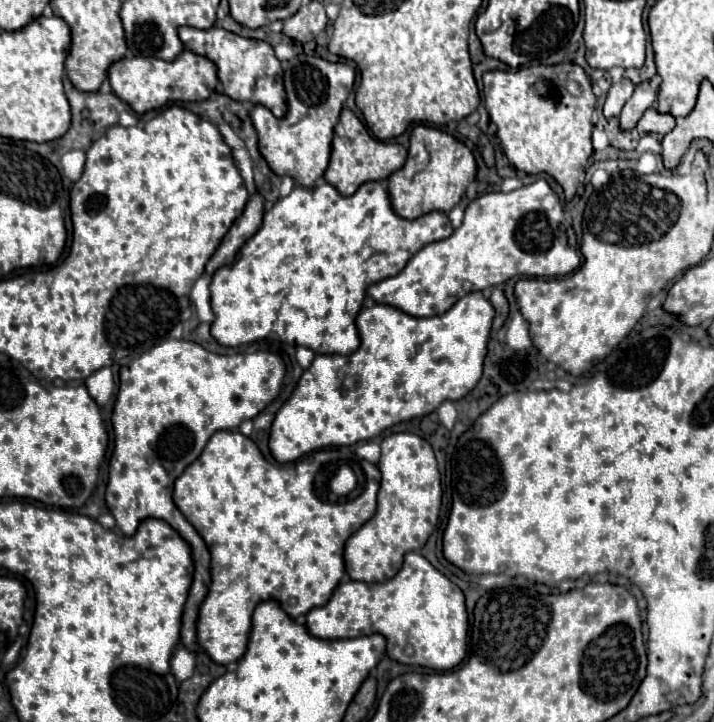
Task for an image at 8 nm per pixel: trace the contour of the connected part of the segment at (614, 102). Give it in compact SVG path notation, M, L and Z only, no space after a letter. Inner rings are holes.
M621 79L619 83L613 83L609 93L607 93L607 101L603 107L603 115L605 117L619 117L625 101L631 97L635 85L629 79Z

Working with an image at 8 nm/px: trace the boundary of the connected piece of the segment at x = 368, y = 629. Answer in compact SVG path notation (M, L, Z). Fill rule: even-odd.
M407 553L401 571L387 583L361 583L349 581L341 583L327 605L315 607L307 615L307 629L319 639L353 639L357 635L381 633L387 637L387 655L399 663L421 665L437 671L447 671L457 667L467 655L467 607L463 591L449 581L441 571L437 571L421 553ZM413 645L413 657L405 657L403 647Z

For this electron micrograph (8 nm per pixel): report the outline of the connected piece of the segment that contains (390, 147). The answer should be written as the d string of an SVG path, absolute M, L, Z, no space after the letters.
M347 107L341 111L339 123L335 127L335 139L333 139L333 151L329 167L323 175L327 183L331 183L341 195L353 195L365 181L385 181L391 173L399 171L407 161L409 151L396 142L383 142L371 137L363 123L357 119L353 111Z

